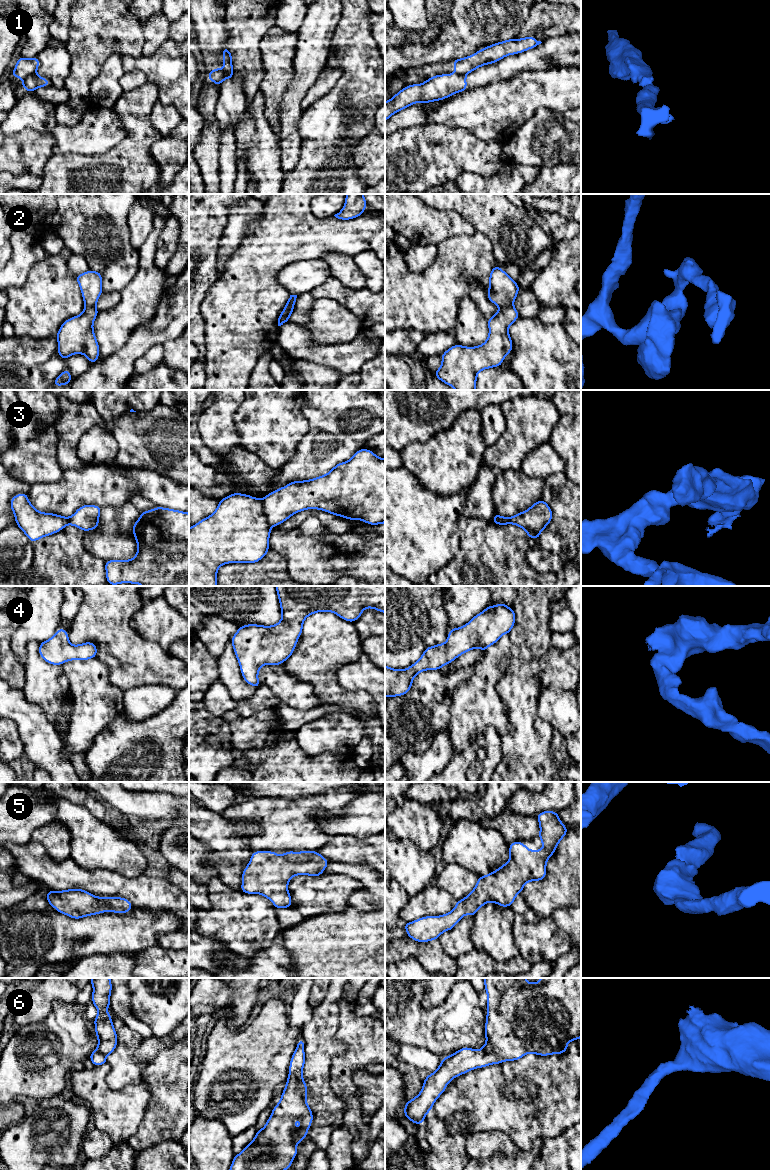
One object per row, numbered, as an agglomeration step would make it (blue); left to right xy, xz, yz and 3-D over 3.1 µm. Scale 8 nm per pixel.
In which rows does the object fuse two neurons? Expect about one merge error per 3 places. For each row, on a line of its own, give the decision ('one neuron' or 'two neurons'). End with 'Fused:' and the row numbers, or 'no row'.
1: two neurons
2: two neurons
3: two neurons
4: one neuron
5: one neuron
6: one neuron
Fused: 1, 2, 3

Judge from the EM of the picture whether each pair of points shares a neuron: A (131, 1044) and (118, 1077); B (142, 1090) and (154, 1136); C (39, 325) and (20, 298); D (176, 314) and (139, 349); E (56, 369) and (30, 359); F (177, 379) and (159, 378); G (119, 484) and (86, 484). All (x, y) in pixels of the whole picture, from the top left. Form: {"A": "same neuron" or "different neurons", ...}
{"A": "same neuron", "B": "different neurons", "C": "same neuron", "D": "same neuron", "E": "different neurons", "F": "same neuron", "G": "same neuron"}

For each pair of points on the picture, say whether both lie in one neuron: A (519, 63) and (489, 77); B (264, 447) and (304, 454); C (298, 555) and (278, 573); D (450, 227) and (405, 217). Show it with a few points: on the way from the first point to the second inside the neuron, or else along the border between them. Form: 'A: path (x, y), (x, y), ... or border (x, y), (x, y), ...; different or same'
A: path (512, 65), (496, 72); same
B: border (307, 432), (299, 442), (296, 452), (280, 467); different
C: border (270, 549), (285, 559), (291, 575); different
D: path (439, 225), (423, 225), (416, 220); same

